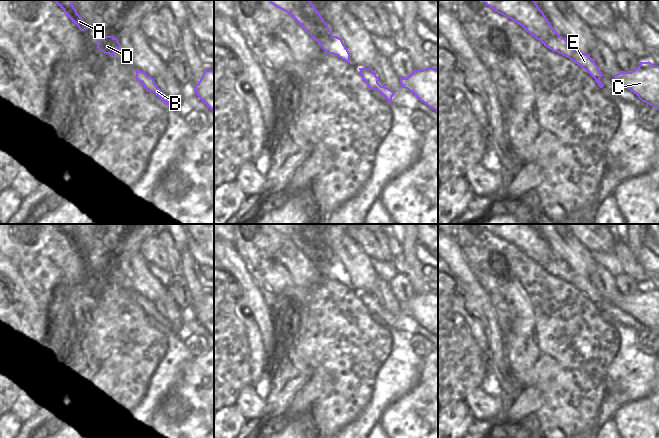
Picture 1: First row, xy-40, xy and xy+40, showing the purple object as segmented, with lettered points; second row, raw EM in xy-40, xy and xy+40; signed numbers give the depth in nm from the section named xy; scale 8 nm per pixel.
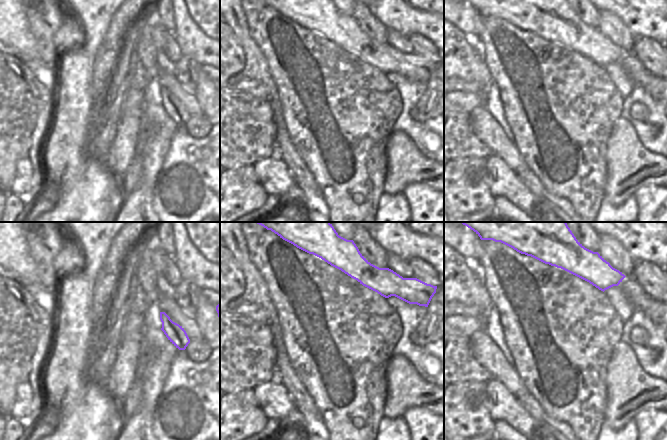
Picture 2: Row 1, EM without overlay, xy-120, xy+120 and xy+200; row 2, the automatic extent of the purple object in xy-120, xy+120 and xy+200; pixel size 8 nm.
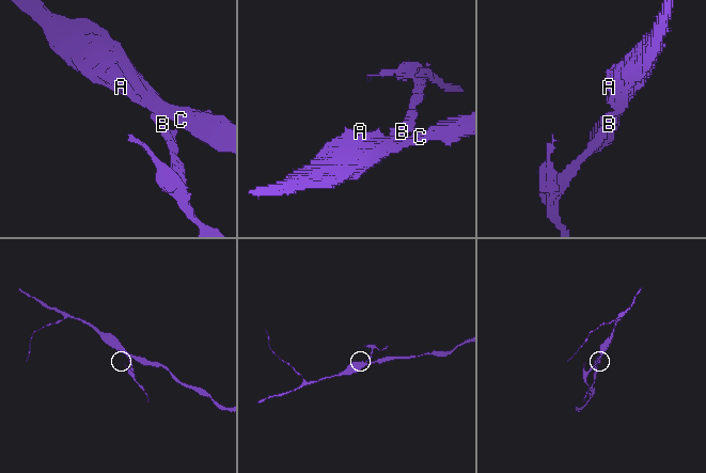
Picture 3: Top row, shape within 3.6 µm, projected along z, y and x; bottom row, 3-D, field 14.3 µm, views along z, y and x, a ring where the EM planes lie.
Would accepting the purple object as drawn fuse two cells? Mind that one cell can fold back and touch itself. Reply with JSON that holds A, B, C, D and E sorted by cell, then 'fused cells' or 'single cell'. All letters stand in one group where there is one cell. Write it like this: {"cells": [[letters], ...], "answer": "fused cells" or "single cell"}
{"cells": [["A", "C", "D", "E"], ["B"]], "answer": "fused cells"}

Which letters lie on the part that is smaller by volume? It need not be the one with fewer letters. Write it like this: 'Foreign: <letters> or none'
Foreign: B.

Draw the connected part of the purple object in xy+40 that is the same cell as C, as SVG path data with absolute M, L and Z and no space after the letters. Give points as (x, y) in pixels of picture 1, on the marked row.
M640 62L635 70L621 71L613 80L633 92L642 102L659 109L659 66Z

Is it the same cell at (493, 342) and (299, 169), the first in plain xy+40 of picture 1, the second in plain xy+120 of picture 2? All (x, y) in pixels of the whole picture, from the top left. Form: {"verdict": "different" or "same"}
{"verdict": "same"}

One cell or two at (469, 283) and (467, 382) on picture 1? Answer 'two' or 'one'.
two

